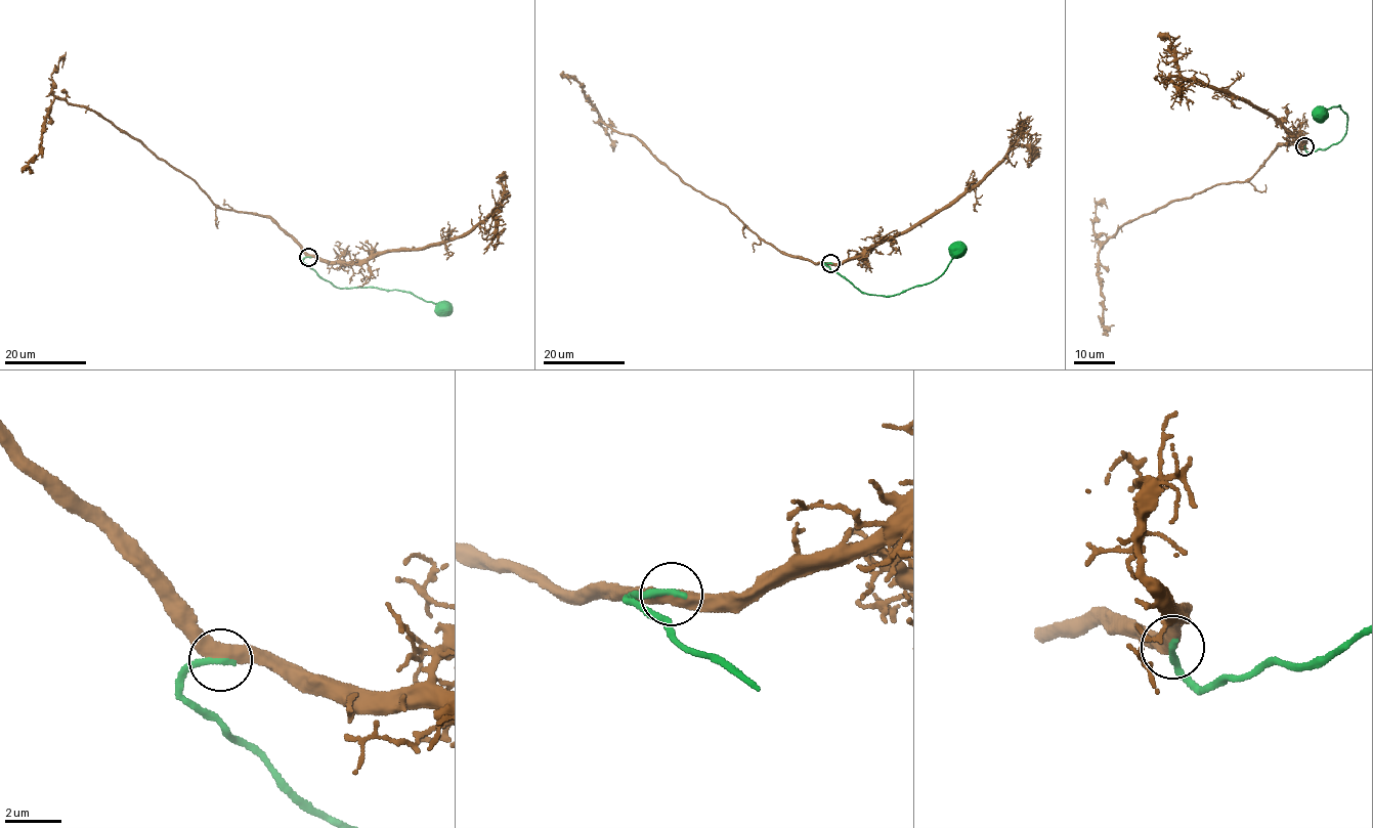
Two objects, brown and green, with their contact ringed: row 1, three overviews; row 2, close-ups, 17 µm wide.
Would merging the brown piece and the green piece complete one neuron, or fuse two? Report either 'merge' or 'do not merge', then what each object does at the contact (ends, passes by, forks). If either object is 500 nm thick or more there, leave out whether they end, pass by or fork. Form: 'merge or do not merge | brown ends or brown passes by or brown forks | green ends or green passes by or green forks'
merge | brown passes by | green ends

